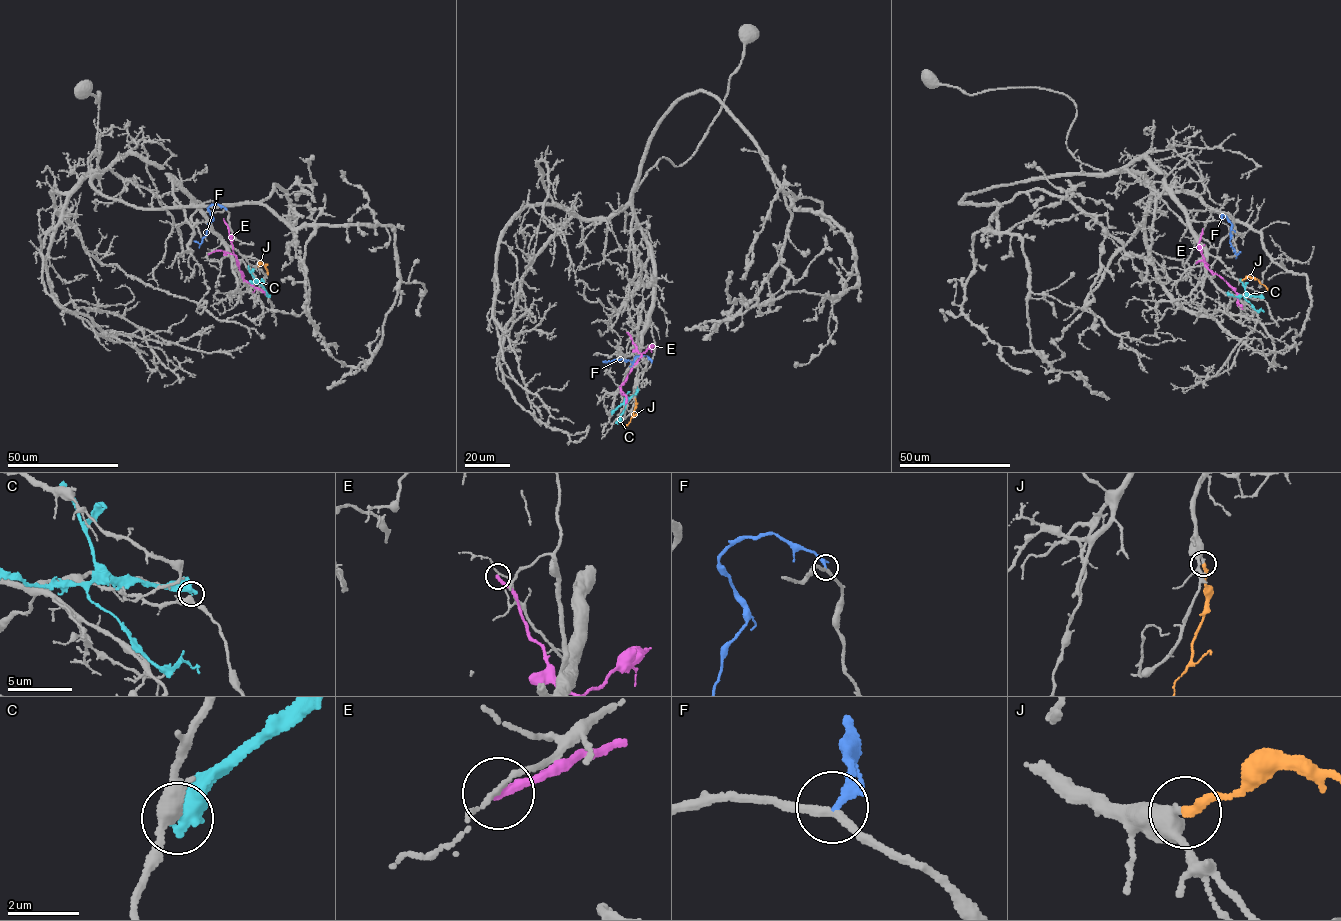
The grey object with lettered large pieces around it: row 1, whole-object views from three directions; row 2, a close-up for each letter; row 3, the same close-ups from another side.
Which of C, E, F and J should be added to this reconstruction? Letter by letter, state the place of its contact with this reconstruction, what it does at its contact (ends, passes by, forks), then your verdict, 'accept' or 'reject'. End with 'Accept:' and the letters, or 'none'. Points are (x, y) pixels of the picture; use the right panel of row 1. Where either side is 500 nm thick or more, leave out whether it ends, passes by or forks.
C: meets grey at (1262, 298); reject
E: meets grey at (1196, 263); it ends there; reject
F: meets grey at (1220, 221); it ends there; reject
J: meets grey at (1242, 280); it ends there; accept
Accept: J

